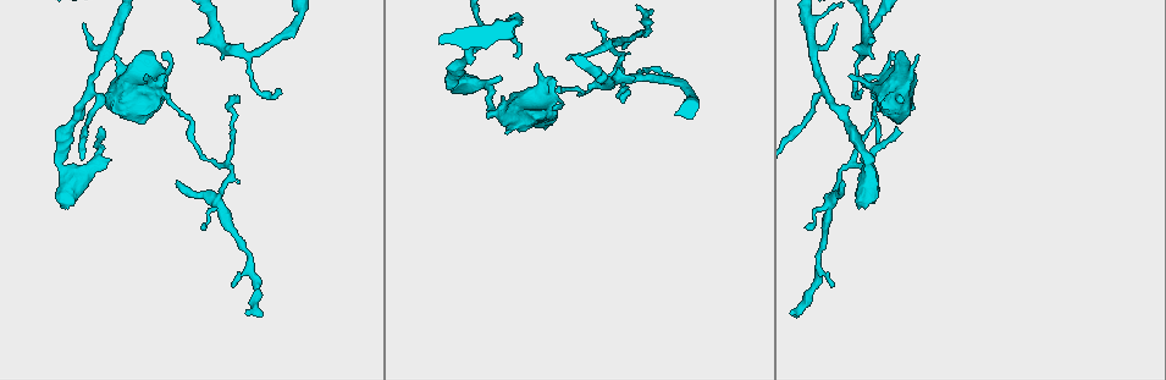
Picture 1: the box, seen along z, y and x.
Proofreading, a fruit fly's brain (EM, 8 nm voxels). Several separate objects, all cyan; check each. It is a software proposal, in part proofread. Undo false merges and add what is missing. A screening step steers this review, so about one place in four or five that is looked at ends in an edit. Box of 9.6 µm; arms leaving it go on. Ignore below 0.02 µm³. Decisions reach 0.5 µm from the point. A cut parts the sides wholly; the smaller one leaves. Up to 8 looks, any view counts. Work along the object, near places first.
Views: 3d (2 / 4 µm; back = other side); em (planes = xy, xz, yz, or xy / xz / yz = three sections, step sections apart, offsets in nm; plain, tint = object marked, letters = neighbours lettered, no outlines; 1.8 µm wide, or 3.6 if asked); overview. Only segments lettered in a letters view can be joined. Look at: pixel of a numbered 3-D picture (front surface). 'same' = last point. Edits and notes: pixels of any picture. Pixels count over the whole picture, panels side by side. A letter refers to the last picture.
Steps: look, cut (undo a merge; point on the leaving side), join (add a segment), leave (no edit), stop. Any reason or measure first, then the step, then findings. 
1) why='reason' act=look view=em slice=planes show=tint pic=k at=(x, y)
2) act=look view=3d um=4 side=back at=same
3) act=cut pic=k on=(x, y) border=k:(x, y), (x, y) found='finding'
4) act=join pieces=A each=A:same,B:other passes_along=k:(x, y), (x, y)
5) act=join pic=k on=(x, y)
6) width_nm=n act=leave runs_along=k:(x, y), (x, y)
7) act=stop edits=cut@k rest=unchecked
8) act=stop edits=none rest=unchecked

why='a fork' act=look view=3d um=4 pic=1 at=(219, 194)

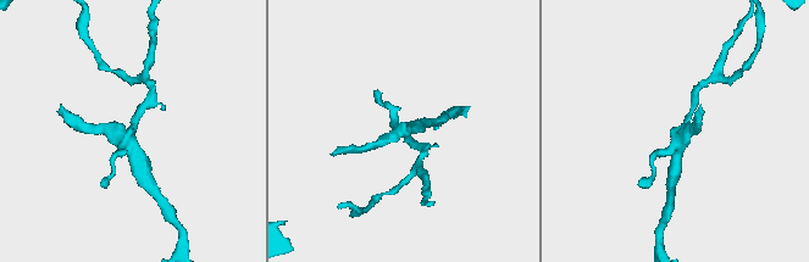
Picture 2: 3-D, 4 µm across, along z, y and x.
act=look view=em slice=planes show=letters pic=2 at=(679, 131)

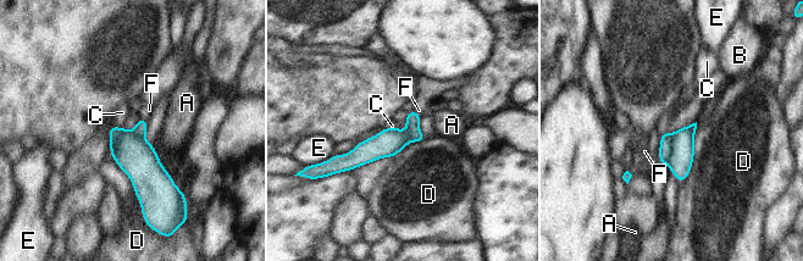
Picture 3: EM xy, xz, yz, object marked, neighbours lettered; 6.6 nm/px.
longest_contact=D:420nm act=cut pic=3 on=(682, 154) each=A:other,B:other,C:other,D:other,E:other,F:other border=3:(673, 134), (673, 150), (668, 164) found='two cells meet here'

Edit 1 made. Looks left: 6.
why='two arms in line, one across' act=look view=3d um=4 pic=1 at=(89, 92)

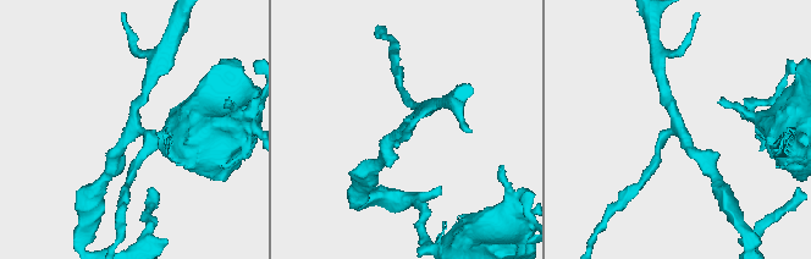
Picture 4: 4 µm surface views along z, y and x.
arms=3 why='shape alone is not enough' act=look view=em slice=xy step=16 show=tint pic=4 at=(677, 127)

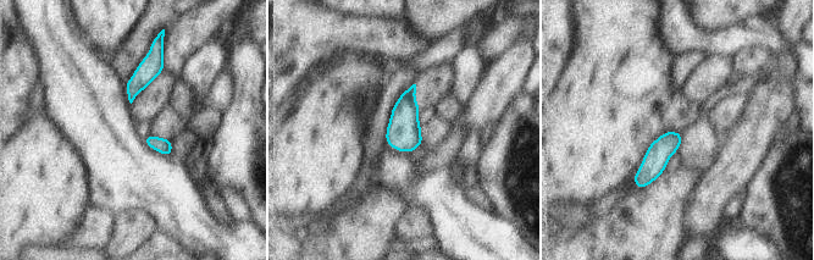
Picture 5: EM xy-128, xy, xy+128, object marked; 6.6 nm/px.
act=look view=em slice=planes show=letters at=same

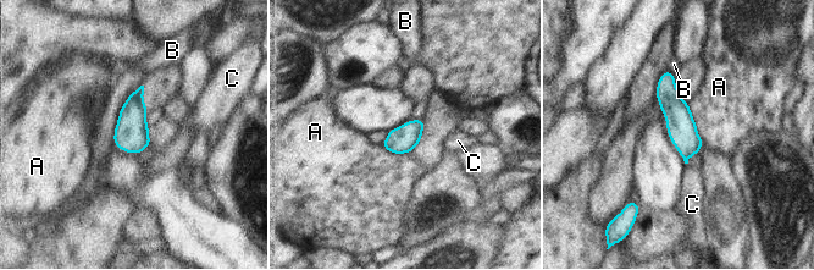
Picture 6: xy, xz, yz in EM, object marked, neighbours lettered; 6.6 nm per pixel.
width_nm=180 act=leave each=A:other,B:other,C:other runs_along=6:(666, 75), (686, 155) found='all the same cell'

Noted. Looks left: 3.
act=stop edits=cut@3 rest=unchecked

